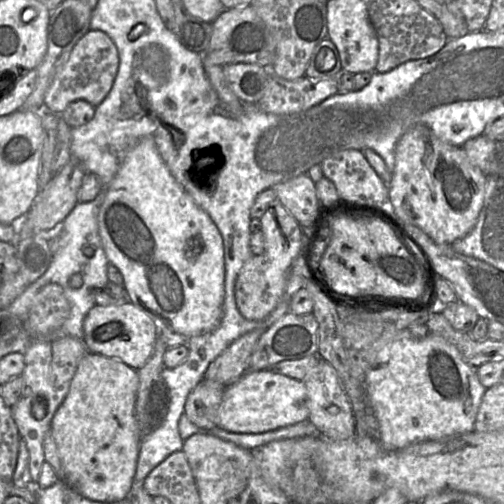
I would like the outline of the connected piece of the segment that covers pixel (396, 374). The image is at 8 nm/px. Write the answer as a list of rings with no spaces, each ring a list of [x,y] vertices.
[[[430,333],[423,339],[399,338],[384,346],[377,353],[365,379],[365,394],[379,423],[382,446],[387,450],[397,450],[414,443],[443,440],[473,431],[486,391],[476,369],[463,359],[454,345]]]

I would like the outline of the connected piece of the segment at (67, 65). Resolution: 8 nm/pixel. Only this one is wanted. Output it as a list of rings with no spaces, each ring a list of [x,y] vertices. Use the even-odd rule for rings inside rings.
[[[100,30],[88,32],[76,43],[67,60],[58,68],[53,81],[44,97],[44,108],[61,115],[66,107],[73,101],[82,99],[98,106],[109,94],[119,68],[119,54],[111,38]]]

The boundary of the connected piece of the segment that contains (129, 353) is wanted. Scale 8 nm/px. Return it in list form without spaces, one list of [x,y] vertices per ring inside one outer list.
[[[125,299],[117,304],[96,304],[84,320],[84,341],[89,352],[121,360],[135,370],[141,369],[150,358],[160,326],[145,311]]]

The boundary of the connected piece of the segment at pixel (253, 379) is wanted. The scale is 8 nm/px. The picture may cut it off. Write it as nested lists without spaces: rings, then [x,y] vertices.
[[[271,370],[247,371],[236,382],[226,386],[218,410],[218,427],[234,433],[263,433],[308,420],[307,390],[300,380]]]

